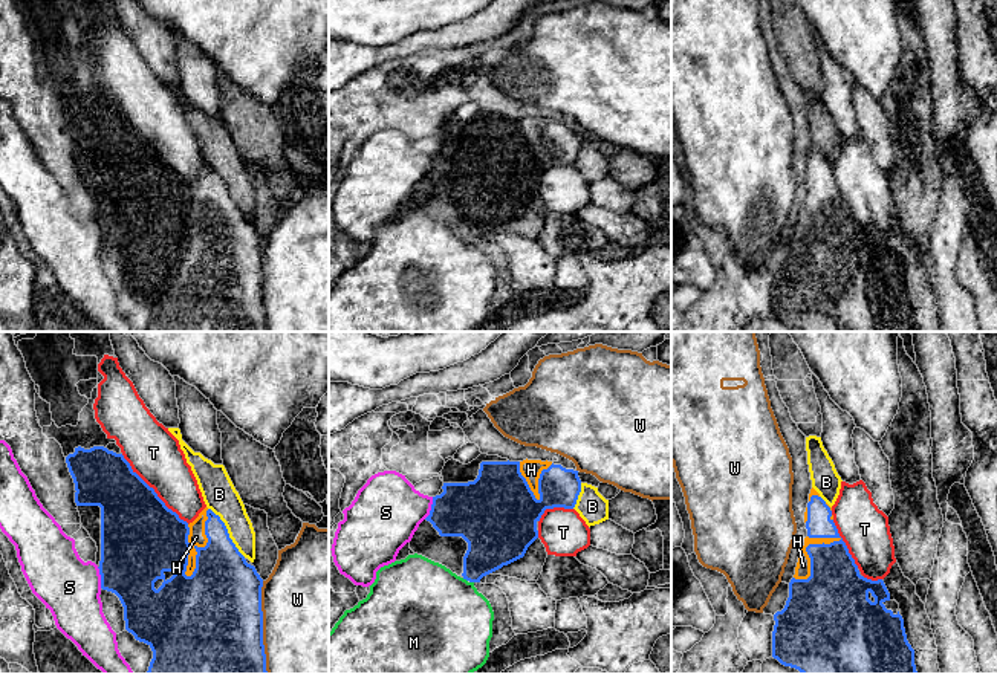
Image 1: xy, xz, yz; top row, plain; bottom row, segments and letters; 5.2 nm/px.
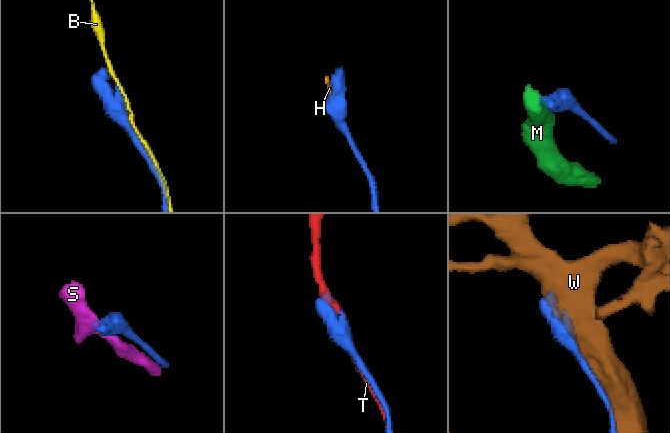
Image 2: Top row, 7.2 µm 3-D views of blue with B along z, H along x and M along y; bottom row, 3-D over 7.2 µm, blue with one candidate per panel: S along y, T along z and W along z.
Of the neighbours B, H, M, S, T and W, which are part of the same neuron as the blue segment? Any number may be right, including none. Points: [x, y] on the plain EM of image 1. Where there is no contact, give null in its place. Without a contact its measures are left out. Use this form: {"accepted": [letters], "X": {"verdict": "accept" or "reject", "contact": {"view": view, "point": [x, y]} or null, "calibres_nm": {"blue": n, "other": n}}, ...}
{"accepted": ["H"], "B": {"verdict": "reject", "contact": {"view": "xy", "point": [227, 190]}, "calibres_nm": {"blue": 320, "other": 180}}, "H": {"verdict": "accept", "contact": {"view": "xy", "point": [205, 204]}, "calibres_nm": {"blue": 380, "other": 90}}, "M": {"verdict": "reject", "contact": {"view": "xz", "point": [465, 236]}, "calibres_nm": {"blue": 280, "other": 480}}, "S": {"verdict": "reject", "contact": {"view": "xz", "point": [431, 165]}, "calibres_nm": {"blue": 320, "other": 360}}, "T": {"verdict": "reject", "contact": {"view": "xy", "point": [153, 149]}, "calibres_nm": {"blue": 420, "other": 280}}, "W": {"verdict": "reject", "contact": {"view": "xy", "point": [262, 285]}, "calibres_nm": {"blue": 500, "other": 500}}}

